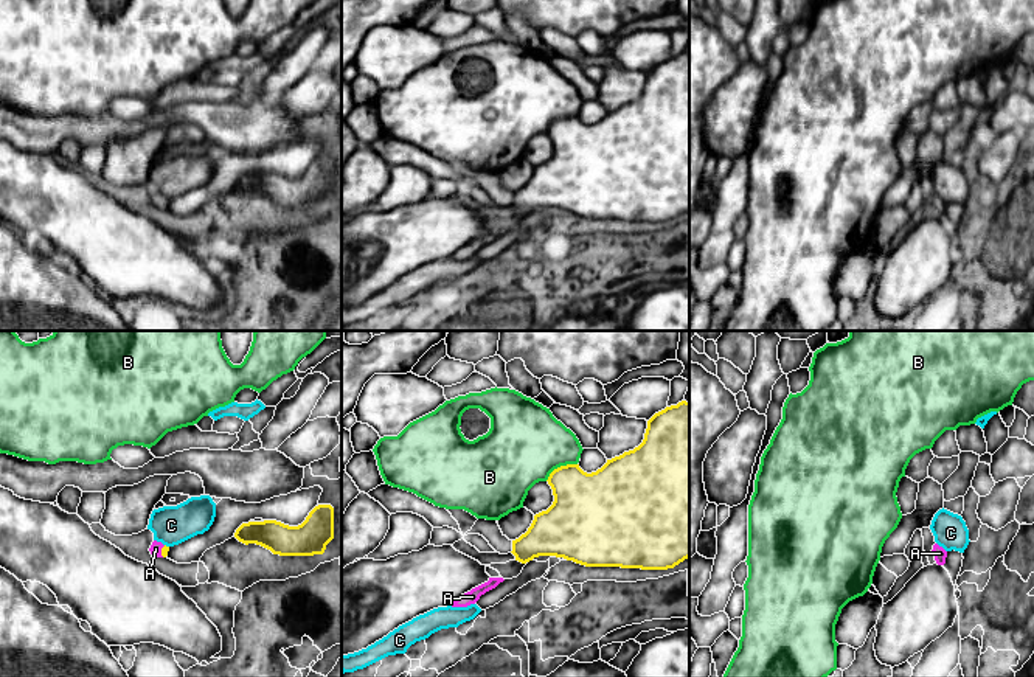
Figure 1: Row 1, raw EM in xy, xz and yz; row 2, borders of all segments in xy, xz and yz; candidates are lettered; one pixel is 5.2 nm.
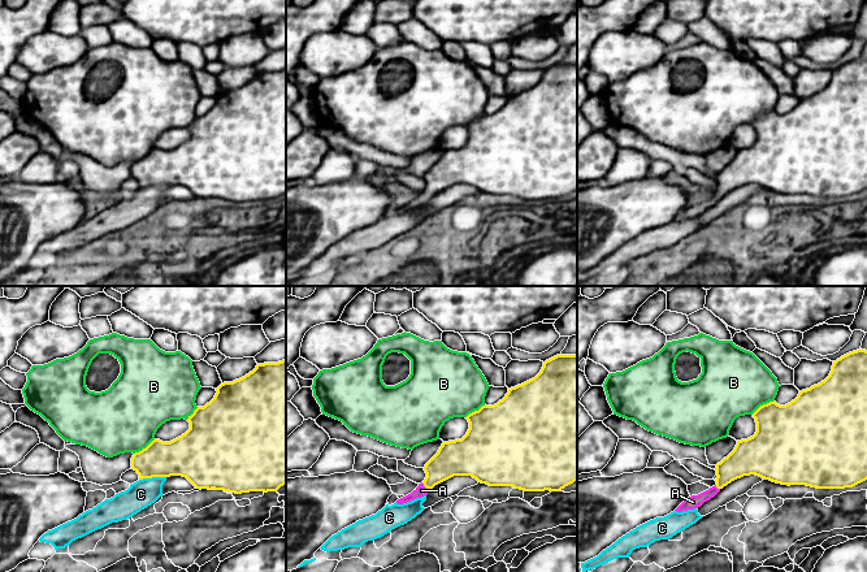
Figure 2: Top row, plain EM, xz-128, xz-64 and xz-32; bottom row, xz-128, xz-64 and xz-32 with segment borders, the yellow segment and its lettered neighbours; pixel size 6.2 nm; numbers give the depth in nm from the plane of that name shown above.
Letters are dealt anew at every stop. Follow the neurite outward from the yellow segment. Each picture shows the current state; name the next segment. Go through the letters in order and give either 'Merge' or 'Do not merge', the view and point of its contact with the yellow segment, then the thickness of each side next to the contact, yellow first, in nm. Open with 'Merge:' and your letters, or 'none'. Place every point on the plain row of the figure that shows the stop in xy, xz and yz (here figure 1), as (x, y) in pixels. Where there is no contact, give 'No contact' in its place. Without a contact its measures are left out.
Merge: A
A: Merge. Touches yellow at xy (162, 204). Thickness 40 nm (yellow) against 60 nm
B: Do not merge. Touches yellow at xz (561, 118). Thickness 360 nm (yellow) against 400 nm
C: Do not merge. Touches yellow at xy (165, 197). Thickness 40 nm (yellow) against 200 nm

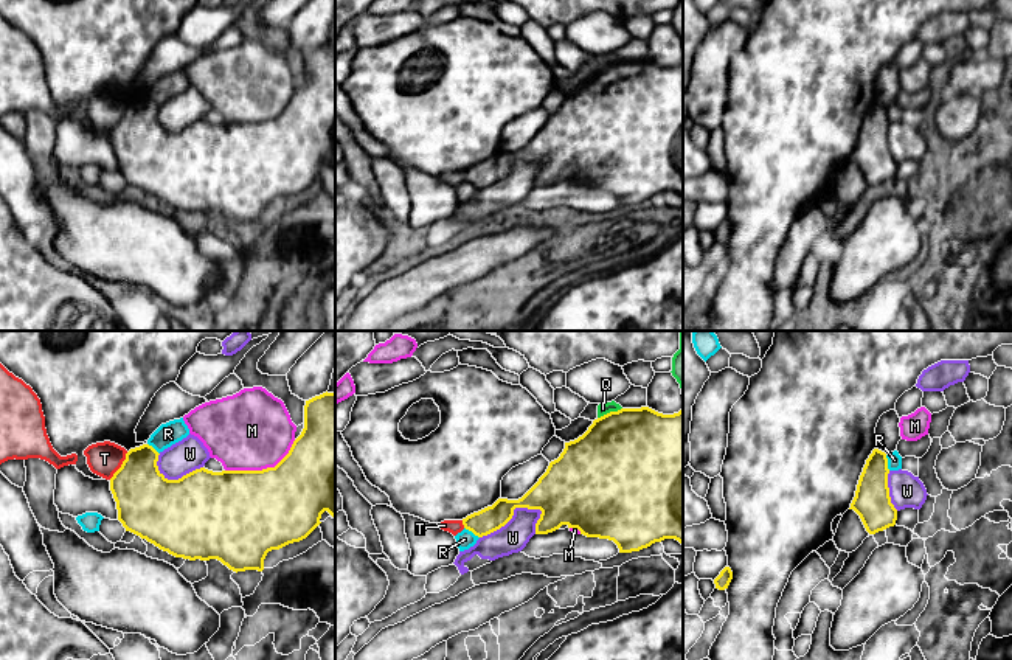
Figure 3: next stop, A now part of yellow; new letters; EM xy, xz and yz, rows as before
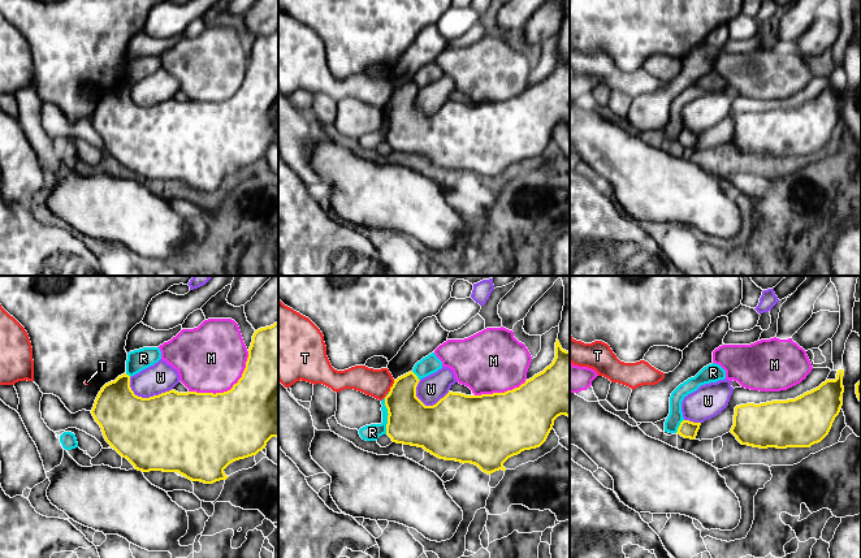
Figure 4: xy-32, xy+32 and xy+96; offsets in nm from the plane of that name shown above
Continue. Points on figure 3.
Merge: none
M: Do not merge. Touches yellow at xy (263, 121). Thickness 460 nm (yellow) against 420 nm
Q: Do not merge. Touches yellow at xz (610, 64). Thickness 500 nm (yellow) against 60 nm
R: Do not merge. Touches yellow at xz (472, 184). Thickness 130 nm (yellow) against 90 nm
T: Do not merge. Touches yellow at xy (121, 118). Thickness 320 nm (yellow) against 180 nm
W: Do not merge. Touches yellow at xz (512, 166). Thickness 240 nm (yellow) against 160 nm

